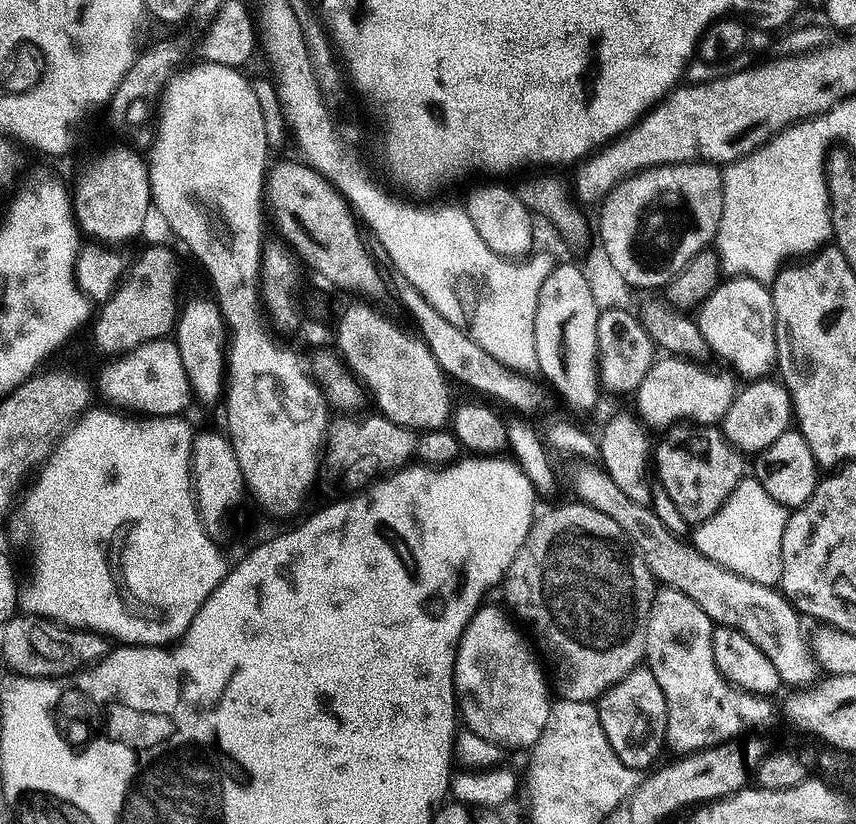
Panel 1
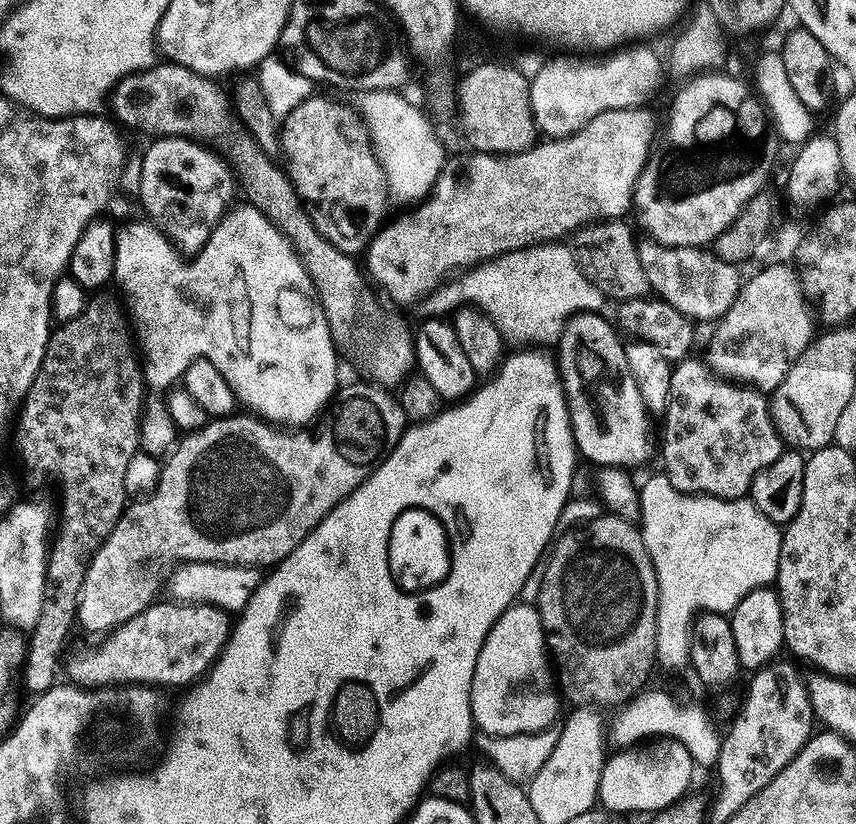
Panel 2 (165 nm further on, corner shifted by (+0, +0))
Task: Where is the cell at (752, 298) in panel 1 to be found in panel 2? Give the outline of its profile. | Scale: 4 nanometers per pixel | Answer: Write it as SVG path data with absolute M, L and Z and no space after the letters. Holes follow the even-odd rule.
M651 238L644 240L638 245L639 256L661 299L700 324L717 323L727 316L744 285L742 270L737 265L725 263L716 253L704 248L662 247Z

